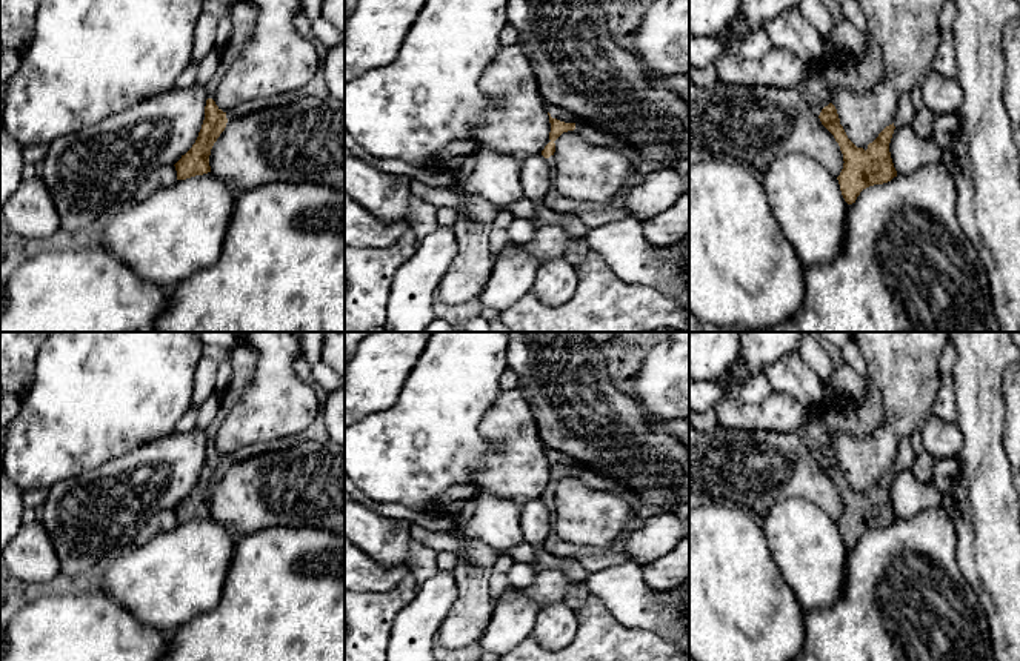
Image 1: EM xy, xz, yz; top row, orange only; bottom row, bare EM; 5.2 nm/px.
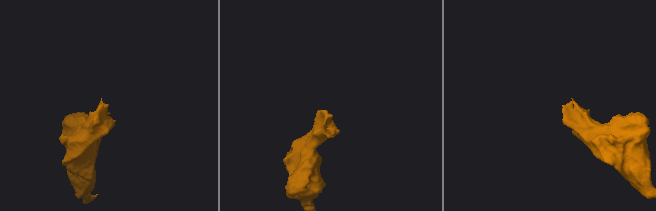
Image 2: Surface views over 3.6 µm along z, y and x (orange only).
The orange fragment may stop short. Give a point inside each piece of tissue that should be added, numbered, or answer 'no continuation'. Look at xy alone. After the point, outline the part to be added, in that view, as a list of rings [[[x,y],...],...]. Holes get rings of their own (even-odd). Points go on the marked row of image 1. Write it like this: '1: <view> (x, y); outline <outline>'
1: xy (243, 14); outline [[[235,0],[232,3],[231,11],[232,18],[232,35],[229,42],[220,49],[220,63],[217,66],[217,72],[212,80],[206,85],[206,91],[209,98],[215,98],[217,86],[222,78],[228,72],[228,69],[234,65],[234,61],[240,57],[243,48],[248,43],[249,35],[254,31],[257,22],[257,8],[251,5],[248,0]]]

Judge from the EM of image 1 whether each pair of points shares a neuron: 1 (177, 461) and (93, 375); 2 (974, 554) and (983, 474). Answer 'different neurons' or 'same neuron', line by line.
1: different neurons
2: same neuron

